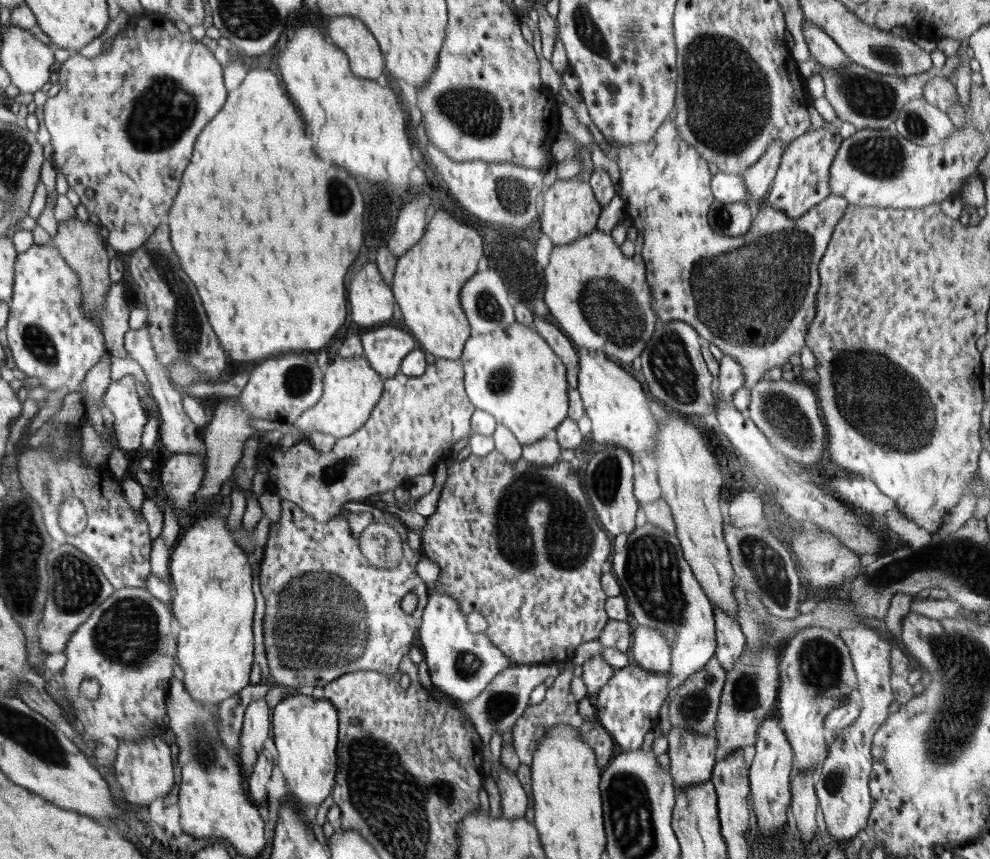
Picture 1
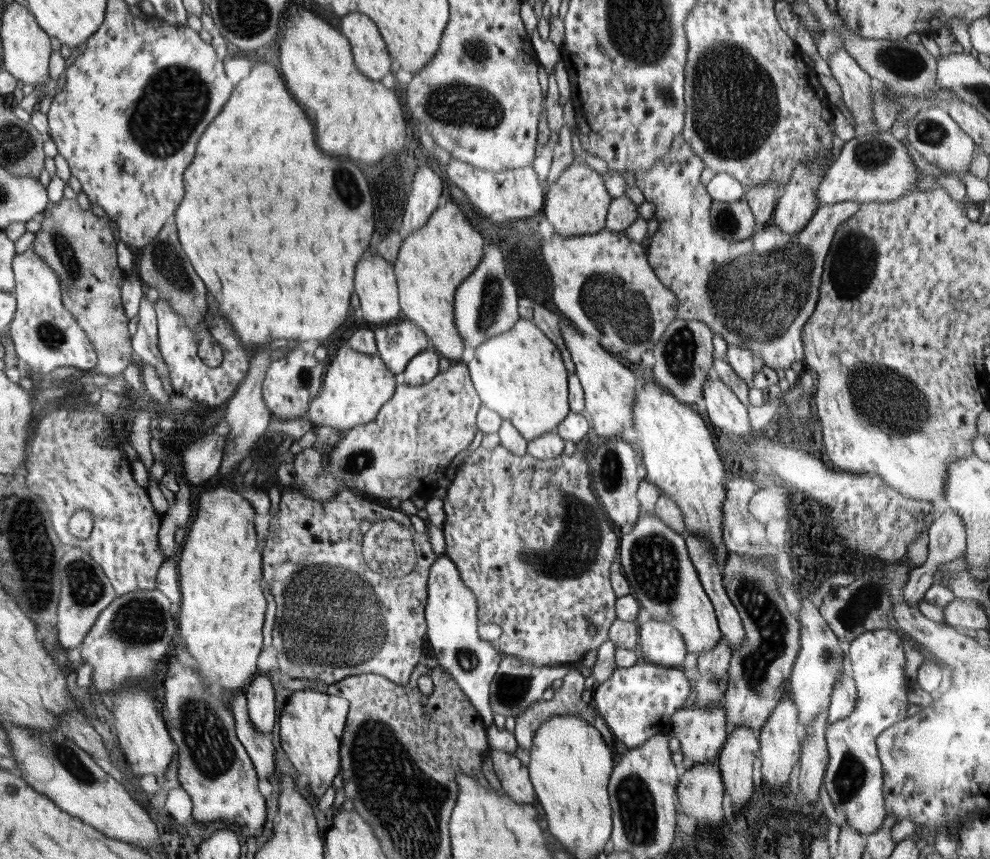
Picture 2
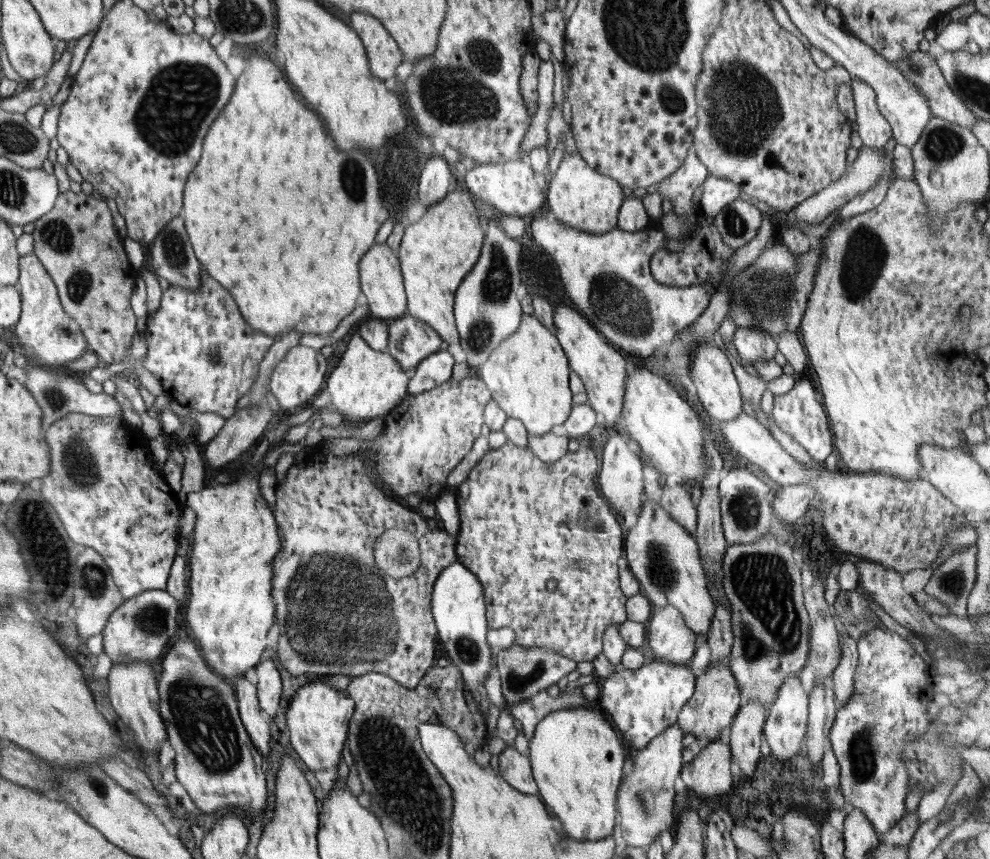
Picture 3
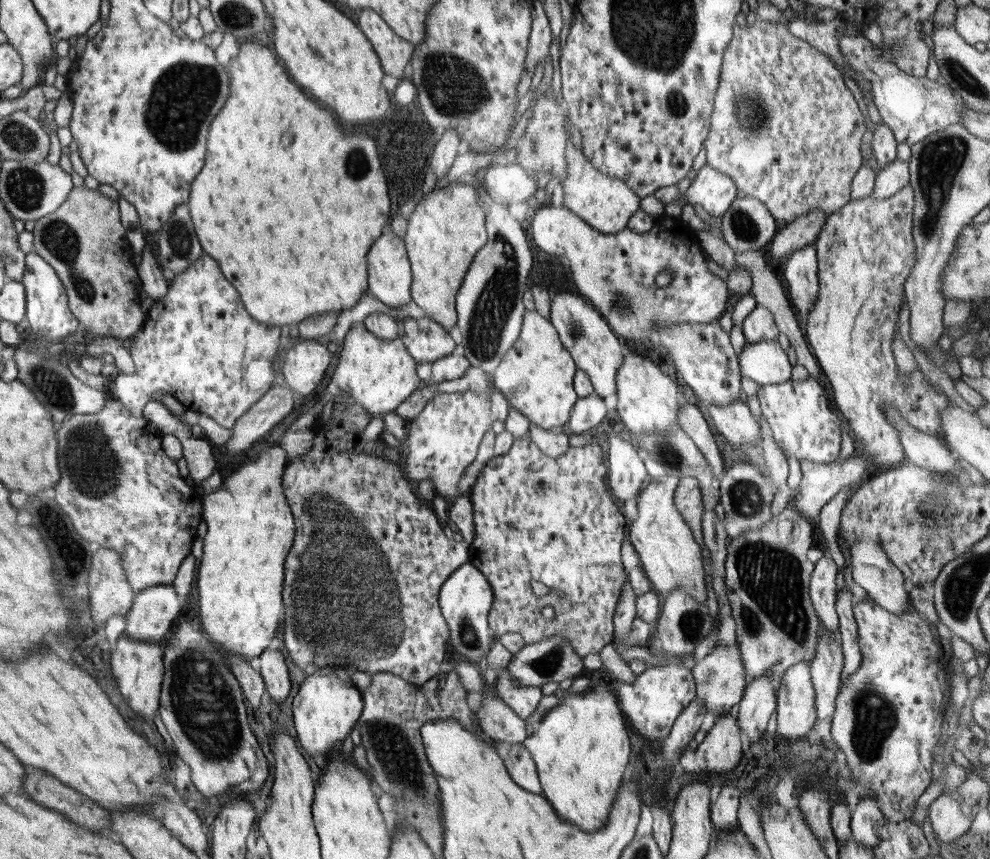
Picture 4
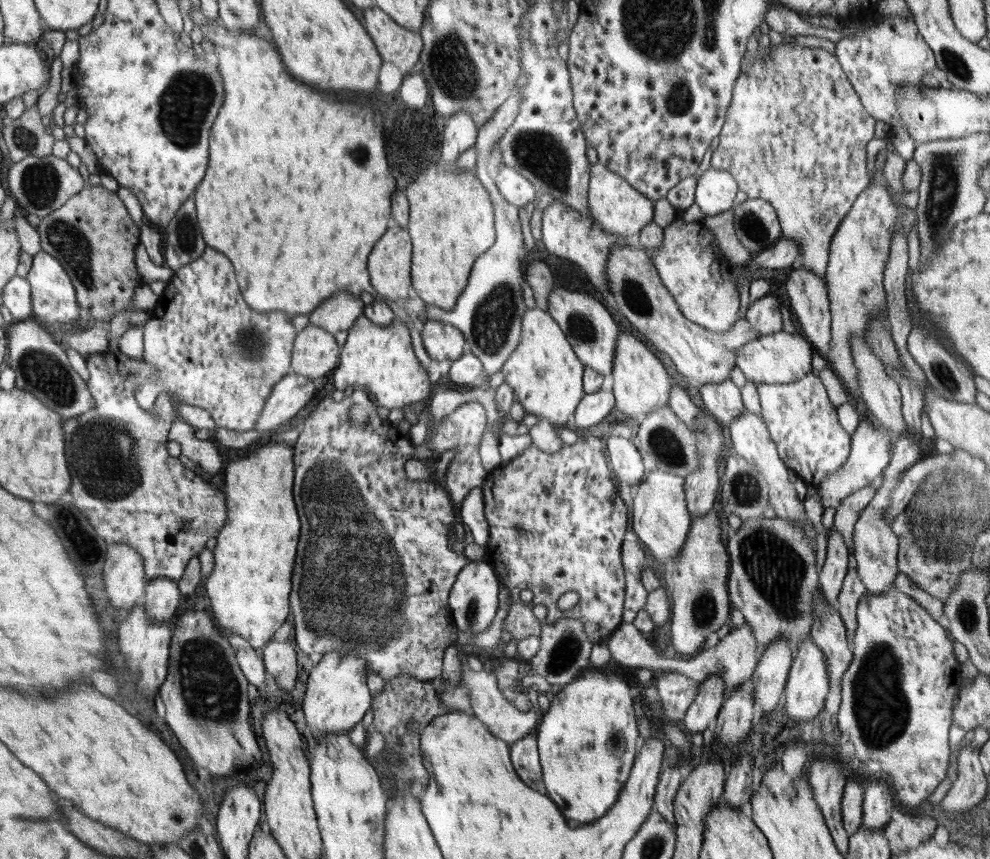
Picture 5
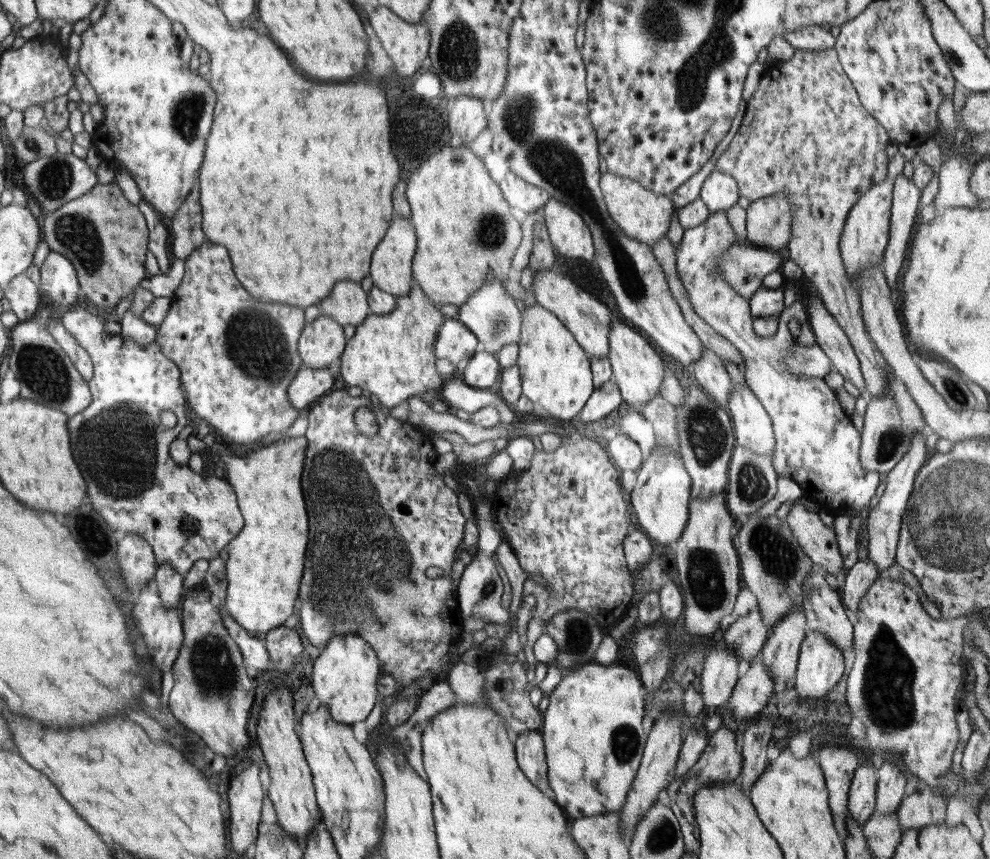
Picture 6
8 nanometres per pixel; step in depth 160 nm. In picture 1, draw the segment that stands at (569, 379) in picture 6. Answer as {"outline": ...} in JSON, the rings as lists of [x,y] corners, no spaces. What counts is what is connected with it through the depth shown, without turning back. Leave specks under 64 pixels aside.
{"outline":[[[515,320],[505,329],[476,336],[472,334],[464,345],[460,359],[465,372],[465,389],[471,403],[476,409],[489,412],[498,423],[507,426],[522,446],[543,439],[550,430],[557,430],[558,425],[567,417],[569,386],[566,367],[532,326]]]}

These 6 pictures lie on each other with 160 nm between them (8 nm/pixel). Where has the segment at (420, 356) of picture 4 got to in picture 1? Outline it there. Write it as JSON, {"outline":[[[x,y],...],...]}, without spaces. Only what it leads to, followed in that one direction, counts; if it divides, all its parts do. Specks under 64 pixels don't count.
{"outline":[[[382,326],[361,335],[364,357],[385,380],[399,372],[407,354],[418,348],[418,342],[404,328]]]}

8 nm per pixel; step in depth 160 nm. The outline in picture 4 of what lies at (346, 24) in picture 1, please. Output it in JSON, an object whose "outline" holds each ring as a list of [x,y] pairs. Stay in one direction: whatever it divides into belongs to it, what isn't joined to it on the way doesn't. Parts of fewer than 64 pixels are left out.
{"outline":[[[362,10],[358,16],[358,26],[372,43],[384,74],[404,78],[404,68],[410,63],[416,45],[394,34],[374,10]]]}

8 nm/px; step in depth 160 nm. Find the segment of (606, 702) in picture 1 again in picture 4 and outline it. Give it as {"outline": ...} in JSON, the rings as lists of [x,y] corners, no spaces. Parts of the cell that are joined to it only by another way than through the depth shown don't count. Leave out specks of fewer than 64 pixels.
{"outline":[[[678,660],[664,665],[648,666],[642,674],[637,675],[633,684],[614,680],[612,688],[628,724],[632,724],[639,736],[652,740],[666,738],[681,712],[697,696],[695,678],[691,670]]]}

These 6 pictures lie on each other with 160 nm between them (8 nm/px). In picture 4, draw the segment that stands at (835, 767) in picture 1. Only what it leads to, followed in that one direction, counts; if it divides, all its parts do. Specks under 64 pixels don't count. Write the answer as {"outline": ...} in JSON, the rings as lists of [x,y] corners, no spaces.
{"outline":[[[870,598],[863,599],[861,602],[855,602],[853,605],[853,613],[858,630],[858,643],[861,653],[860,666],[849,674],[849,677],[841,683],[838,696],[835,700],[835,711],[831,725],[831,738],[838,745],[840,750],[844,751],[847,756],[846,760],[852,772],[853,780],[862,786],[868,786],[872,790],[871,795],[876,797],[880,810],[884,813],[885,820],[888,823],[897,823],[900,821],[911,820],[913,812],[916,810],[916,803],[920,796],[924,794],[926,788],[930,787],[933,777],[933,750],[937,746],[942,735],[942,722],[945,720],[944,692],[942,692],[942,684],[940,684],[940,672],[946,672],[942,668],[948,668],[948,663],[944,666],[938,666],[942,662],[942,654],[936,646],[934,634],[930,630],[929,623],[920,618],[916,610],[904,611],[902,614],[895,615],[889,610],[882,608]]]}

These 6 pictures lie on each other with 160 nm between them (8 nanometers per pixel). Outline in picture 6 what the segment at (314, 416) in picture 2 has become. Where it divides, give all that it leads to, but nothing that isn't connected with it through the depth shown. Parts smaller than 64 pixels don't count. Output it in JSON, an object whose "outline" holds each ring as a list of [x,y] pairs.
{"outline":[[[416,283],[404,296],[397,296],[395,308],[390,314],[378,316],[371,313],[345,344],[341,354],[341,372],[346,388],[360,386],[371,392],[374,401],[388,410],[400,404],[405,405],[408,398],[419,396],[429,403],[433,396],[429,390],[438,391],[444,385],[436,369],[435,340],[442,323],[442,312]]]}

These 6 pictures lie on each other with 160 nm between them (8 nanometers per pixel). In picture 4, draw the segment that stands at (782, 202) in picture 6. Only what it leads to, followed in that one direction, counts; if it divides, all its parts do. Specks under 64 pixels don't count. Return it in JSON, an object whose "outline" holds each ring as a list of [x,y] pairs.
{"outline":[[[744,197],[734,199],[723,214],[718,233],[732,250],[763,251],[780,227],[761,200]]]}

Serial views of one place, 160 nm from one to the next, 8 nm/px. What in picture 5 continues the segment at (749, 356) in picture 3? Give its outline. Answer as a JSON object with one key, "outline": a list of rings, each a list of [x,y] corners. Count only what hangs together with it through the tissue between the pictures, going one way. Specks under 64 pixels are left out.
{"outline":[[[768,292],[752,303],[745,318],[759,332],[759,336],[777,333],[782,331],[781,306],[777,296]]]}

